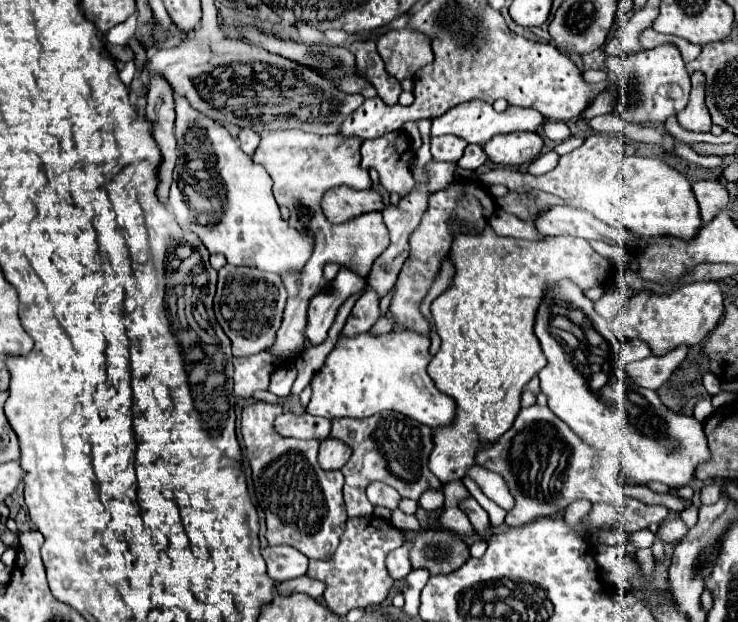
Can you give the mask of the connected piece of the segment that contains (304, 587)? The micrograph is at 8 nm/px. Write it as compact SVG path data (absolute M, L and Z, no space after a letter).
M304 575L304 577L296 577L296 579L280 583L278 589L284 595L288 595L288 593L306 593L306 595L310 595L314 599L320 599L322 593L324 593L324 589L326 589L326 585L320 583L320 581L316 581L316 579L312 579L312 577L308 577L308 575Z

